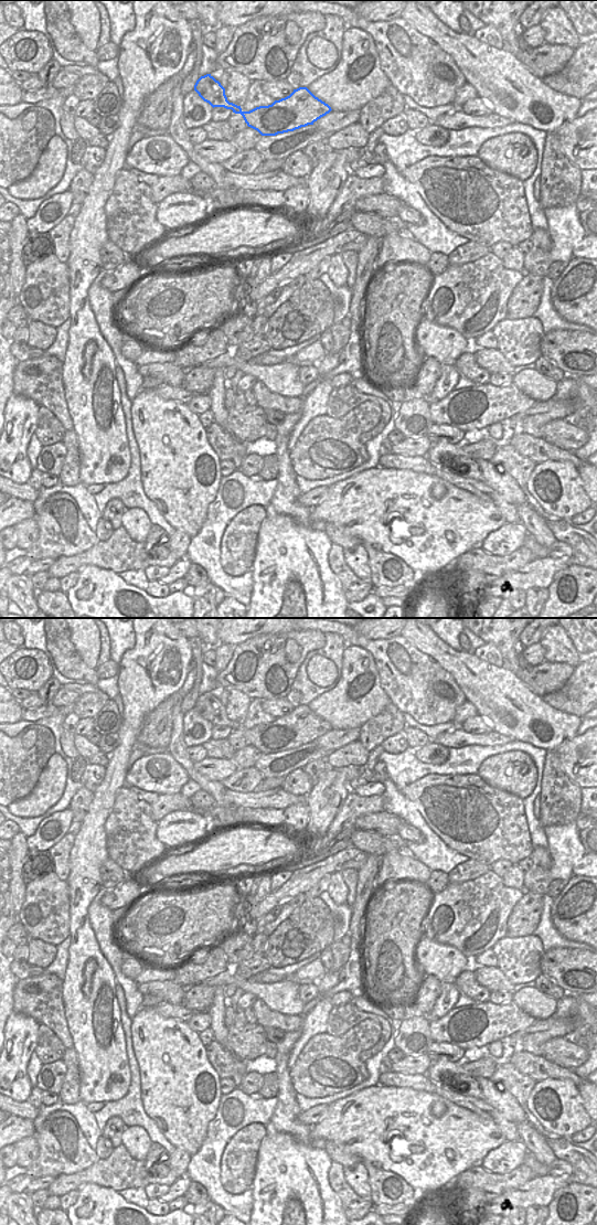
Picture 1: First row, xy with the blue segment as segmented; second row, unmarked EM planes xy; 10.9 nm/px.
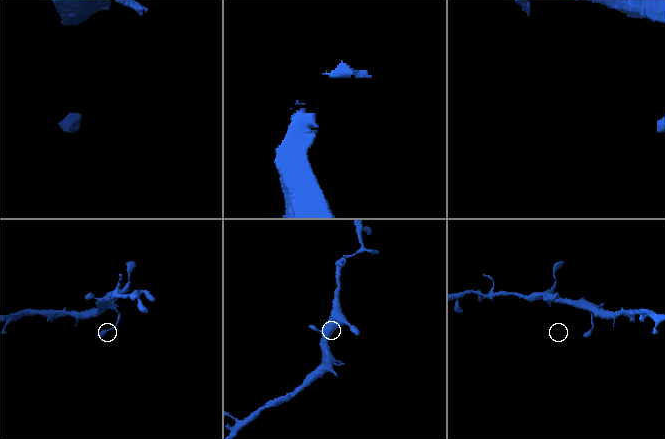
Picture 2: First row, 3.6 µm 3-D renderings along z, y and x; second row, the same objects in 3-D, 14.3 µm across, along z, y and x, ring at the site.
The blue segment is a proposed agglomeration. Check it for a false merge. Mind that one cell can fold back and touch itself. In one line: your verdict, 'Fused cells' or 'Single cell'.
Single cell

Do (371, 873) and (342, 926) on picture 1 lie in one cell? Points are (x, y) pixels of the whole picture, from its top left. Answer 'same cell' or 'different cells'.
different cells

